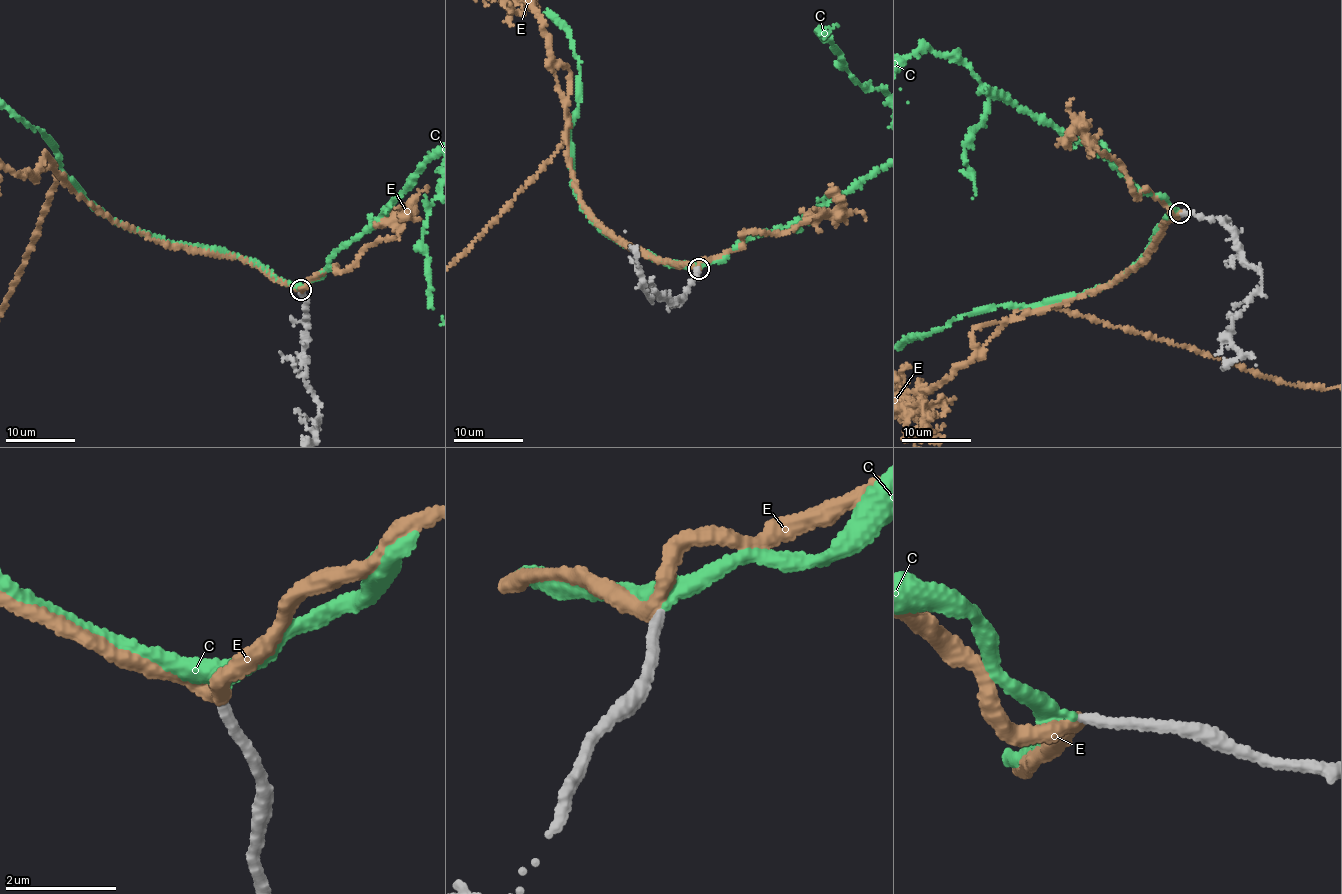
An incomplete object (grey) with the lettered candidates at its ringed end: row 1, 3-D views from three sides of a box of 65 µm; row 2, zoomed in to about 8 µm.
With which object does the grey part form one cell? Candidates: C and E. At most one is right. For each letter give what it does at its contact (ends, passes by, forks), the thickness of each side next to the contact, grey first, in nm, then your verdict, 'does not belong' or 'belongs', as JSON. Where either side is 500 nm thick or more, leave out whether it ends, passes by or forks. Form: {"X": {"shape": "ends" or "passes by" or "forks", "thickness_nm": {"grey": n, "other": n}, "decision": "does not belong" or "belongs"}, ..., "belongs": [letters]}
{"C": {"shape": "passes by", "thickness_nm": {"grey": 170, "other": 280}, "decision": "belongs"}, "E": {"shape": "passes by", "thickness_nm": {"grey": 170, "other": 240}, "decision": "does not belong"}, "belongs": ["C"]}

